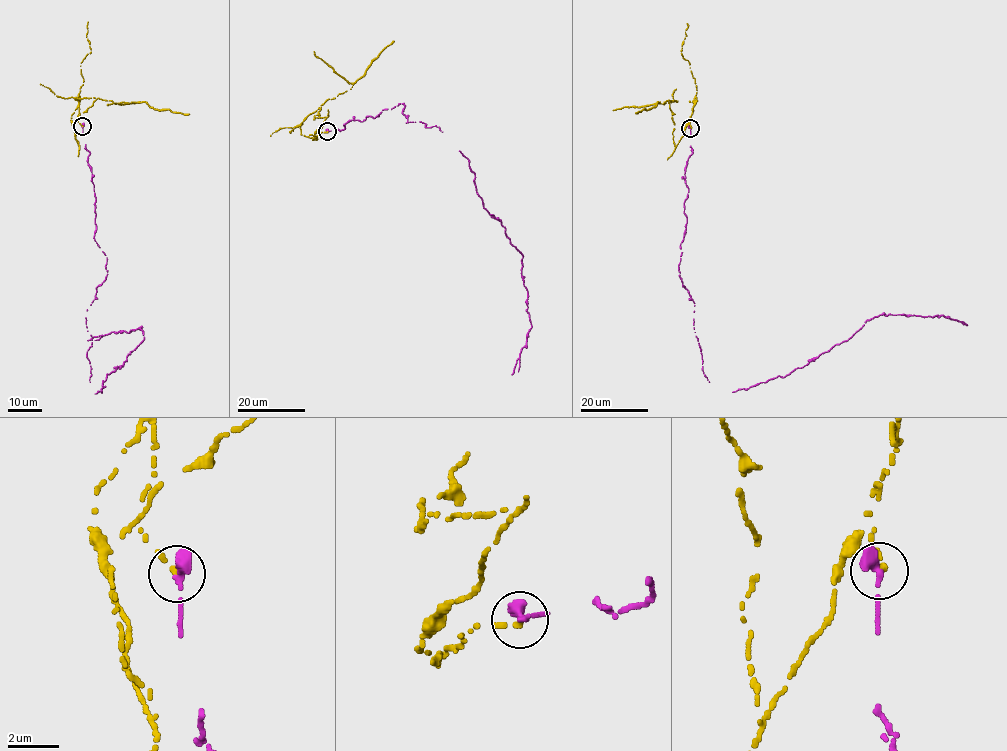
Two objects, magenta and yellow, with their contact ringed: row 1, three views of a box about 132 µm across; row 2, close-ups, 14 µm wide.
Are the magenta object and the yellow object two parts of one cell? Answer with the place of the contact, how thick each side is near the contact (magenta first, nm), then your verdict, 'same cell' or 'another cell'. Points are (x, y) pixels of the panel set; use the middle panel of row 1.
at (327, 131); 280 nm thick on the magenta side, 240 nm on the other; another cell

